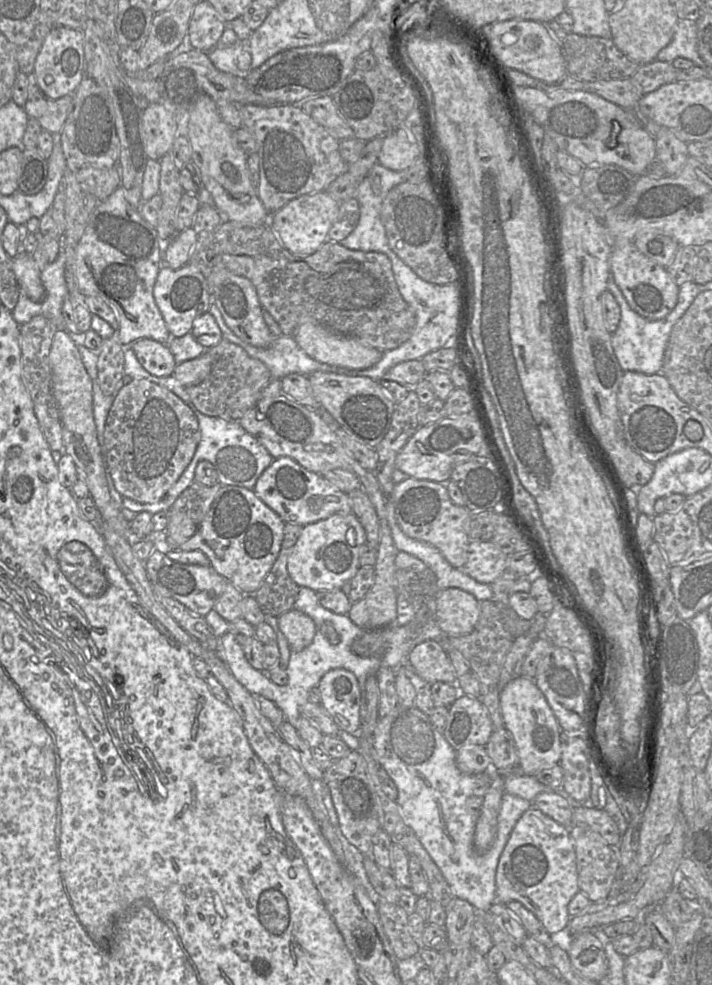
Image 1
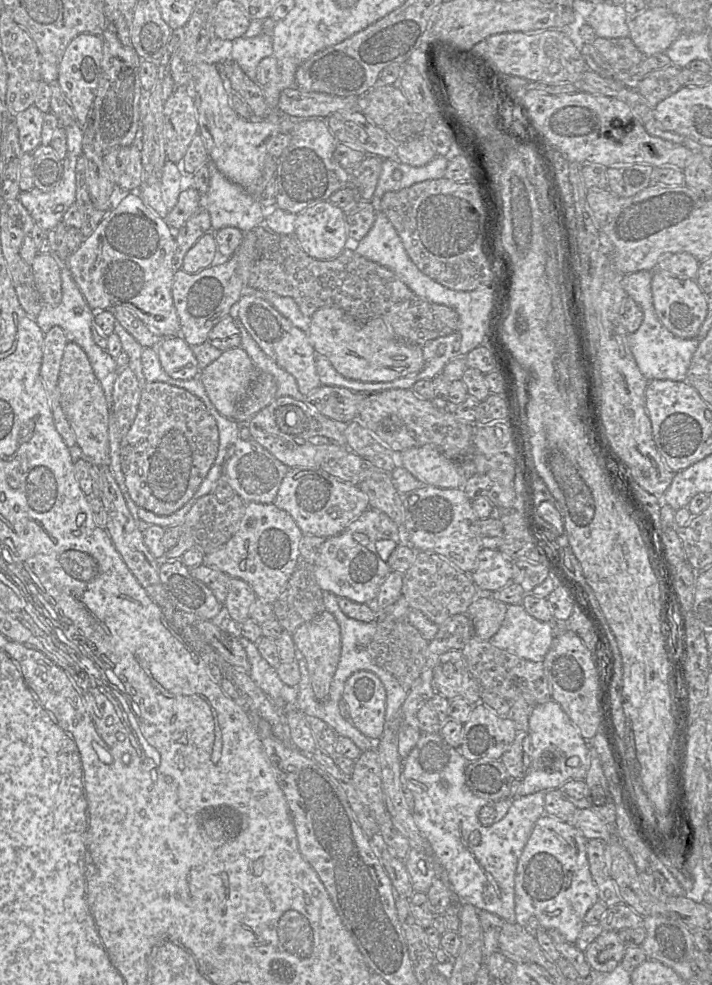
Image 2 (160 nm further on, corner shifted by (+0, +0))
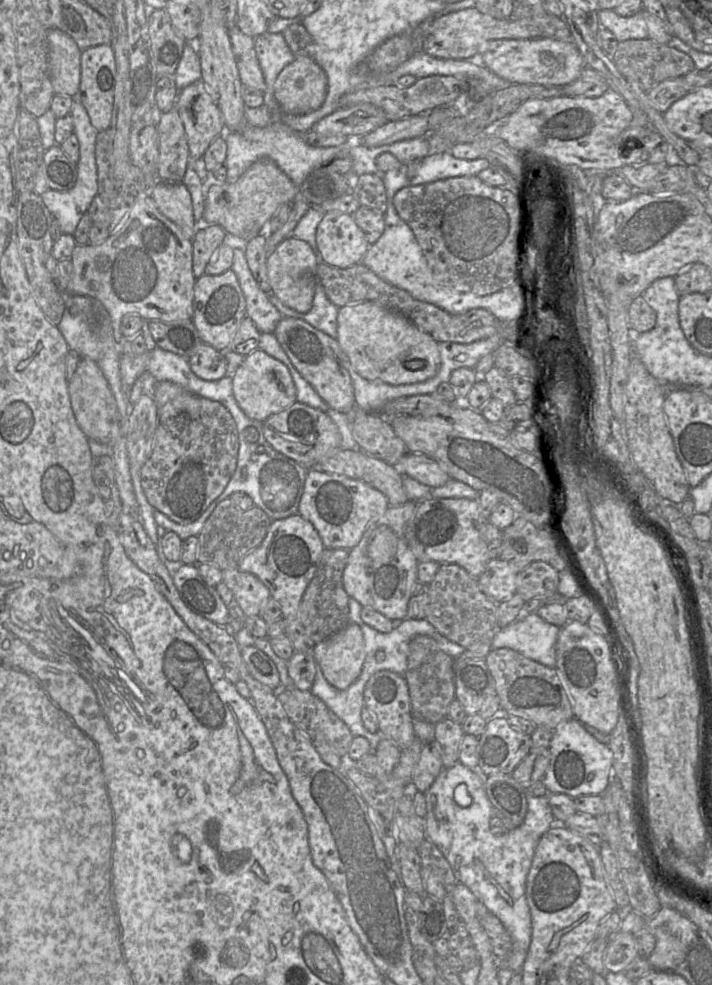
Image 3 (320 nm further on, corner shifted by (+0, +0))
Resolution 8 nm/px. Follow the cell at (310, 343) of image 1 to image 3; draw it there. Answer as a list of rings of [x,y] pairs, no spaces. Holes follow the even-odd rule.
[[[375,302],[340,307],[336,340],[356,372],[367,380],[413,384],[432,378],[440,369],[439,343],[405,316]]]

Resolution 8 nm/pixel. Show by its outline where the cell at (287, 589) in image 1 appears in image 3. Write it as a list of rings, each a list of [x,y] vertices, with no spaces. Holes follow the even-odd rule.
[[[325,548],[320,556],[315,574],[301,598],[298,617],[310,652],[315,645],[340,632],[349,623],[353,623],[349,616],[349,596],[343,587],[342,580],[348,554],[349,551],[346,549]]]

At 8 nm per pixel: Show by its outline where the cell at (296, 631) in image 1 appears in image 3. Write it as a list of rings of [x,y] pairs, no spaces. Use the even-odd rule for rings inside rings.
[[[349,623],[340,632],[315,645],[311,652],[328,683],[345,690],[358,679],[365,661],[361,628]]]

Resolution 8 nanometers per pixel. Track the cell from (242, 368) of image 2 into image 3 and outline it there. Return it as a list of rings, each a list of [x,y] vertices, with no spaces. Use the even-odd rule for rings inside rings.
[[[260,349],[244,357],[232,381],[233,394],[239,407],[254,420],[263,422],[297,402],[296,387],[287,366]]]

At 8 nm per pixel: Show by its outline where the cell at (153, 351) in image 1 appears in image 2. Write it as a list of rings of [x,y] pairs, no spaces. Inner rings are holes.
[[[178,336],[164,337],[151,348],[157,353],[164,371],[172,378],[198,378],[201,368],[192,351],[192,346],[183,338]]]

